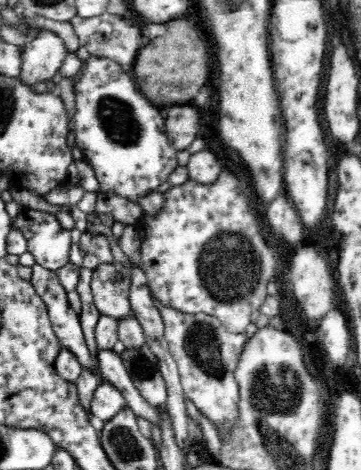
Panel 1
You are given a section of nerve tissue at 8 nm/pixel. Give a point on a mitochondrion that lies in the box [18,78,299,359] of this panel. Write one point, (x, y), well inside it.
(228, 270)

